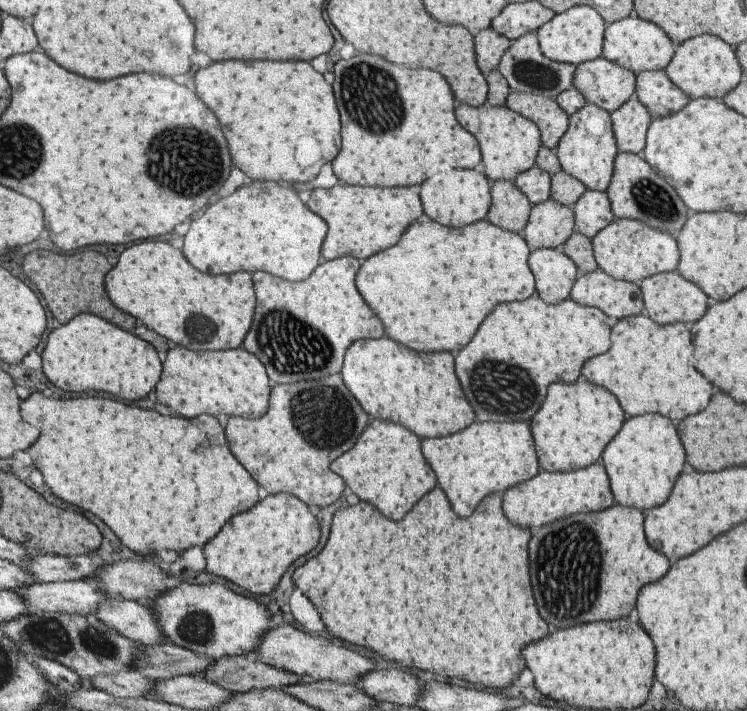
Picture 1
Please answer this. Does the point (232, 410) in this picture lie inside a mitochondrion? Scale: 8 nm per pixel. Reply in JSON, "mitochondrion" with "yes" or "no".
{"mitochondrion":"no"}

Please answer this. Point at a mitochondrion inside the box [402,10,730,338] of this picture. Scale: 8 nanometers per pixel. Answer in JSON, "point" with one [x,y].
{"point":[649,197]}

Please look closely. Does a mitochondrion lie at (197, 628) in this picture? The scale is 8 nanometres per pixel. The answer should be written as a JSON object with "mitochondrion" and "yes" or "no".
{"mitochondrion":"yes"}

